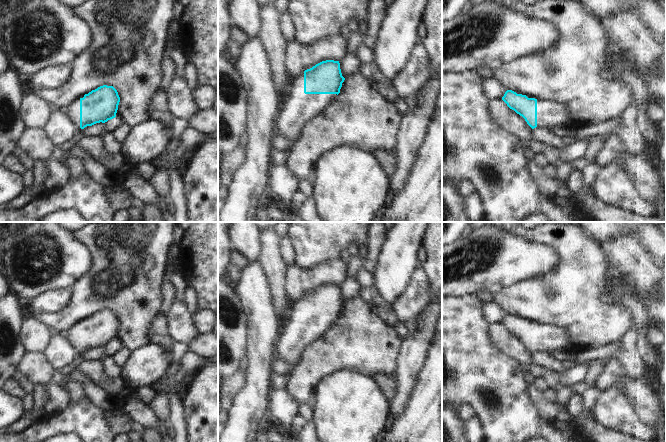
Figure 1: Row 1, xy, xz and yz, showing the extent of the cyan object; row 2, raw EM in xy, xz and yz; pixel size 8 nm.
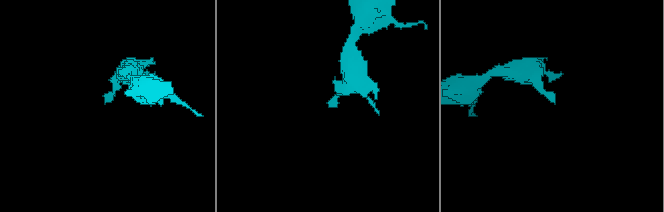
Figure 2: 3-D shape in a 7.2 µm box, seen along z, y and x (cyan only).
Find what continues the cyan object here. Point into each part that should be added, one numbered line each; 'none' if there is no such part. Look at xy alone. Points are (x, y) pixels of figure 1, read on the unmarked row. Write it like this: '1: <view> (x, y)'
1: xy (73, 336)

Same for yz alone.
1: yz (550, 339)

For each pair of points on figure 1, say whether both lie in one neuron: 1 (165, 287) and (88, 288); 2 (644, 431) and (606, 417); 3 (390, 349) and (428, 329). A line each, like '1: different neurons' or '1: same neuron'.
1: different neurons
2: same neuron
3: different neurons

